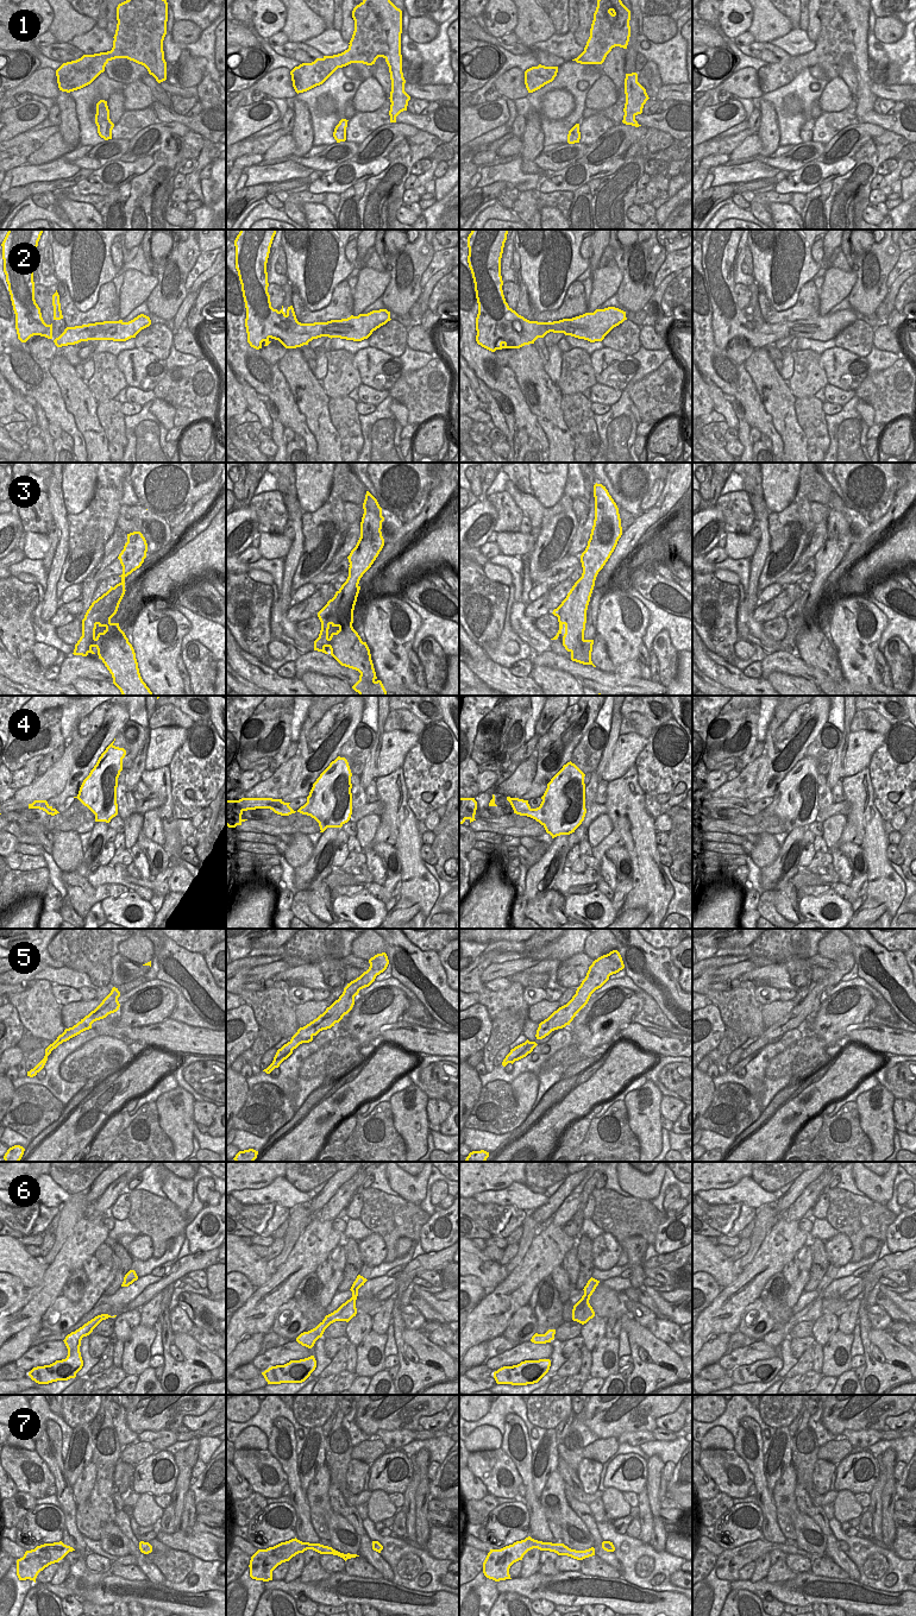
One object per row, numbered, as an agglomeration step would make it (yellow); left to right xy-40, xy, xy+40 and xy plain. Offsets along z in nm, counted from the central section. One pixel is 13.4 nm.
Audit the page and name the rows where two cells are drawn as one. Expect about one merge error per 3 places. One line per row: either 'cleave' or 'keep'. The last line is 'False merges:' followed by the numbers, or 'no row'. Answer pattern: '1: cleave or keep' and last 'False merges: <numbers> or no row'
1: keep
2: cleave
3: keep
4: cleave
5: keep
6: keep
7: keep
False merges: 2, 4

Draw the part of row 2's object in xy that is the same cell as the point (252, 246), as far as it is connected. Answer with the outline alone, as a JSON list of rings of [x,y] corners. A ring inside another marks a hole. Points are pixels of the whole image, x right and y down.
[[[240,229],[234,240],[236,246],[236,269],[238,271],[241,284],[243,297],[246,308],[245,327],[247,333],[247,342],[251,347],[259,350],[264,341],[268,346],[275,339],[286,348],[296,348],[308,345],[313,339],[321,337],[340,338],[353,341],[368,339],[374,331],[390,321],[390,312],[387,309],[372,310],[368,314],[351,315],[347,319],[331,320],[327,322],[301,323],[290,322],[282,309],[278,312],[271,307],[270,295],[268,293],[268,272],[266,263],[270,247],[276,234],[276,229]]]

